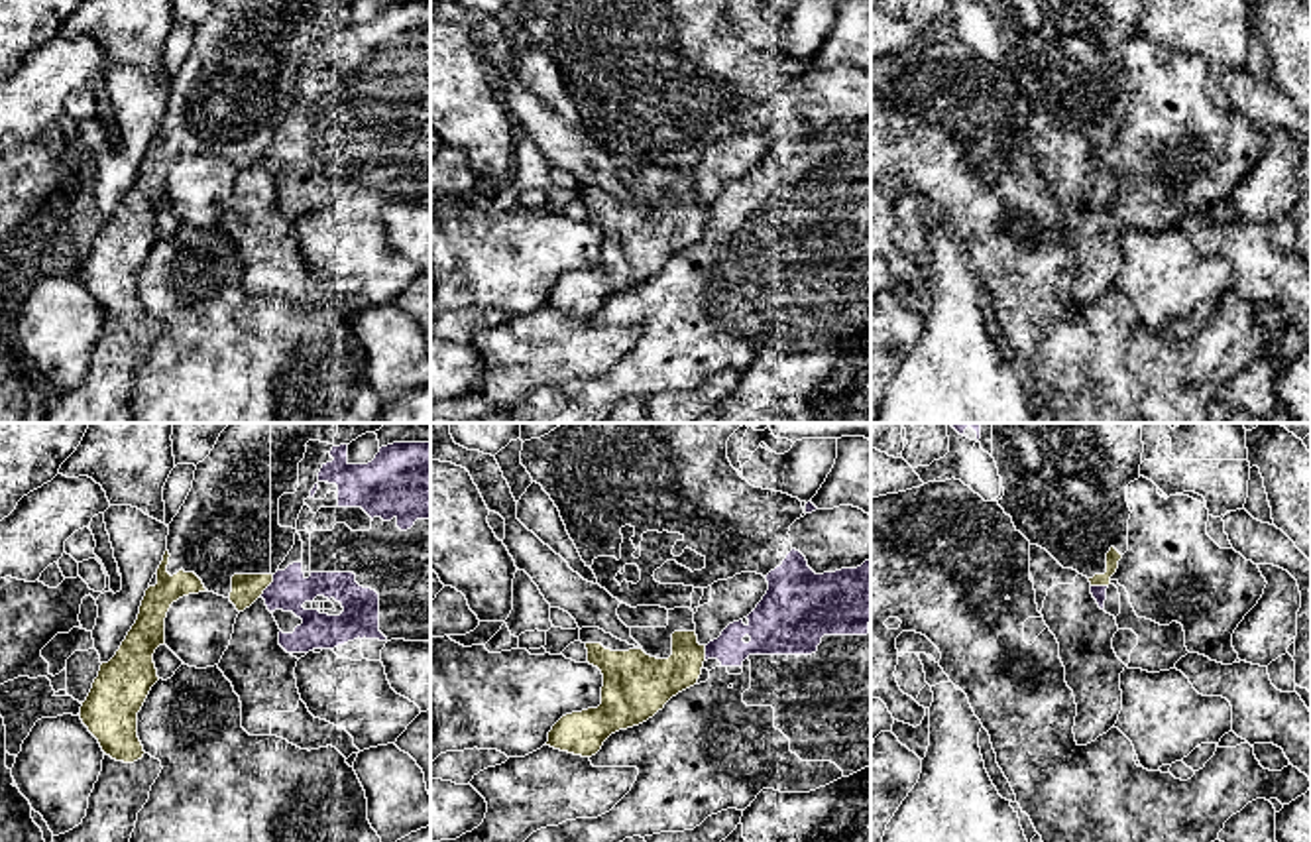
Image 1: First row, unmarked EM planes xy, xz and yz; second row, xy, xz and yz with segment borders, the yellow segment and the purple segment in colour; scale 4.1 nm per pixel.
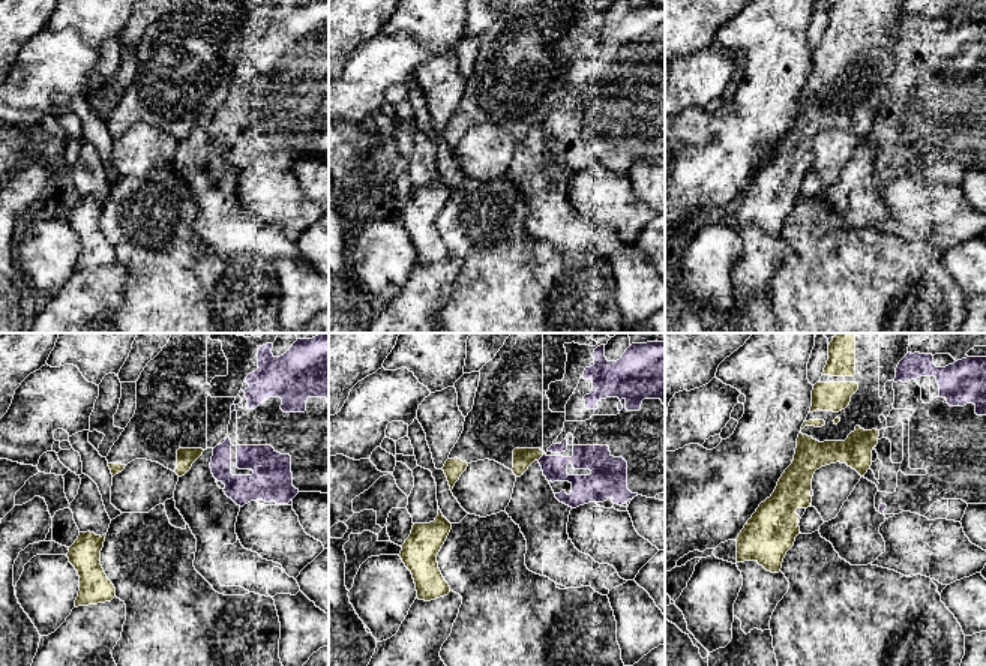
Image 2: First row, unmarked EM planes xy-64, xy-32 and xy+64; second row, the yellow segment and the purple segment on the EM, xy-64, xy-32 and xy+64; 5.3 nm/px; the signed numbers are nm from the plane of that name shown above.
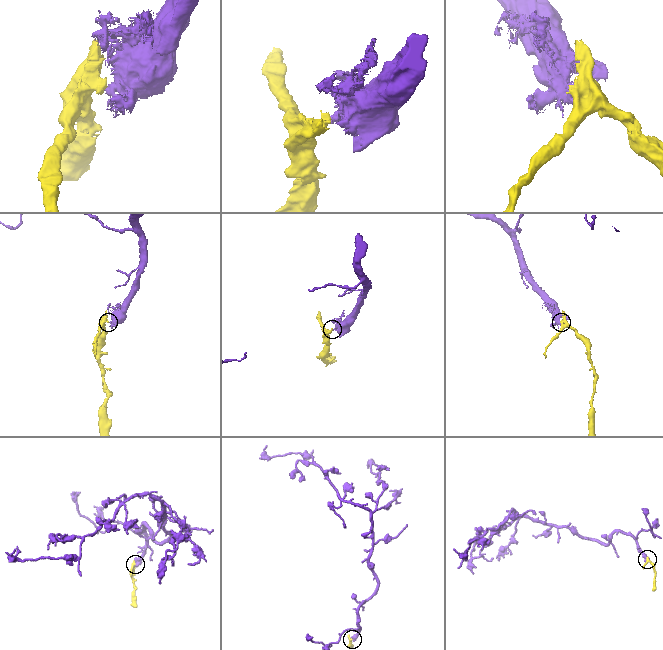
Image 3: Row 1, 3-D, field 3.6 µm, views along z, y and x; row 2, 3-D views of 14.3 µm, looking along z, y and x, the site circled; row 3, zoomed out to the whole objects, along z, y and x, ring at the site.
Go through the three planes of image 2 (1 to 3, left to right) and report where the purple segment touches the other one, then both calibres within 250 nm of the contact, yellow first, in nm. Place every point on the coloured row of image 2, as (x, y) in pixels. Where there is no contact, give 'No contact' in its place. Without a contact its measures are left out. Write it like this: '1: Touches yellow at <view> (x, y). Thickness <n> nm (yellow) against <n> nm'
1: No contact
2: Touches yellow at xy-32 (541, 456). Thickness 110 nm (yellow) against 130 nm
3: No contact

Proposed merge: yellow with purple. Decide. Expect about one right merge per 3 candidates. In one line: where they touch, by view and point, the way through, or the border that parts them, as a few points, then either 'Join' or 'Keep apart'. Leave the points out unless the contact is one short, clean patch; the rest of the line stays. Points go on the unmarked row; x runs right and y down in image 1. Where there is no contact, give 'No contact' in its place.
Touches yellow at xy (270, 142). Boundary: xy (274, 134), (274, 140), (260, 154). Keep apart

